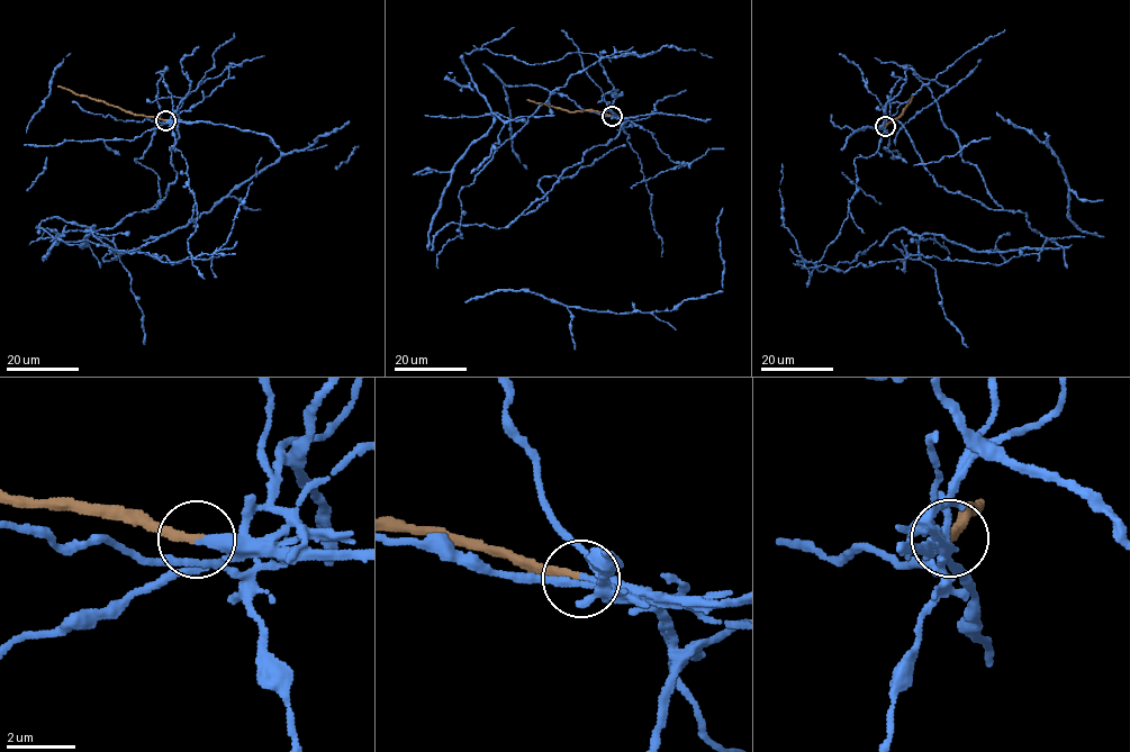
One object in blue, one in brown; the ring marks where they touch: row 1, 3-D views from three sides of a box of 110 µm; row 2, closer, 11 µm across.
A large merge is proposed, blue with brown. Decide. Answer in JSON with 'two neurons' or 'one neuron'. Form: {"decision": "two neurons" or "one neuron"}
{"decision": "two neurons"}

